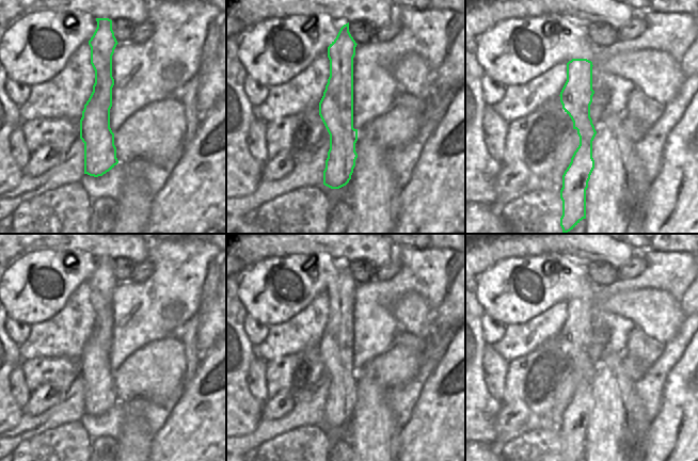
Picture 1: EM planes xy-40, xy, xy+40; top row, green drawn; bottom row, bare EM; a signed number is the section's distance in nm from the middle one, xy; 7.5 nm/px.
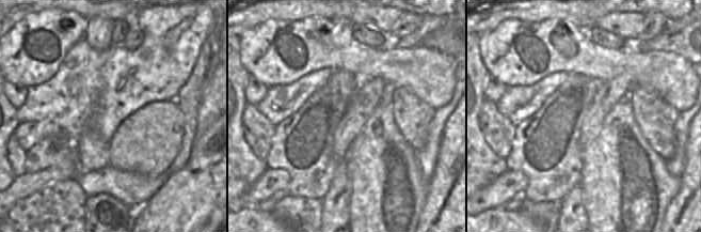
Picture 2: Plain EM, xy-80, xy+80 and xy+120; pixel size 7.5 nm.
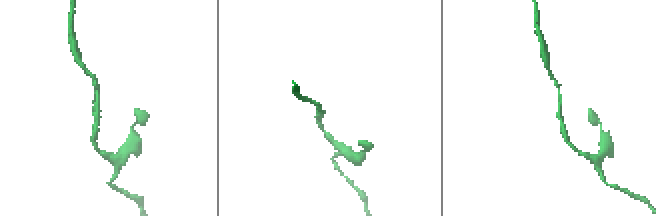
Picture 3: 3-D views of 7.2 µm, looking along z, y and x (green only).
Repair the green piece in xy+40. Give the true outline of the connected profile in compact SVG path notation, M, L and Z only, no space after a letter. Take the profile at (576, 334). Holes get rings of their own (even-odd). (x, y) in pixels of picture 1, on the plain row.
M572 298L567 302L567 320L560 331L565 351L577 369L580 384L562 414L560 438L562 455L560 461L580 461L586 458L586 429L594 408L592 380L597 373L590 356L592 329L592 301L587 298Z

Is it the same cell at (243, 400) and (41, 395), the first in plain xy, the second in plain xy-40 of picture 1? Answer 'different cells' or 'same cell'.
different cells

